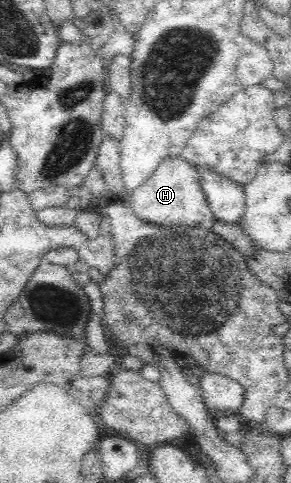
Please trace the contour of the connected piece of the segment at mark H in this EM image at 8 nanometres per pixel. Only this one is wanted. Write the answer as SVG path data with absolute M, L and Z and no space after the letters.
M170 155L160 161L154 173L130 192L130 207L140 219L165 228L208 224L212 222L213 215L202 189L199 169L181 155Z

